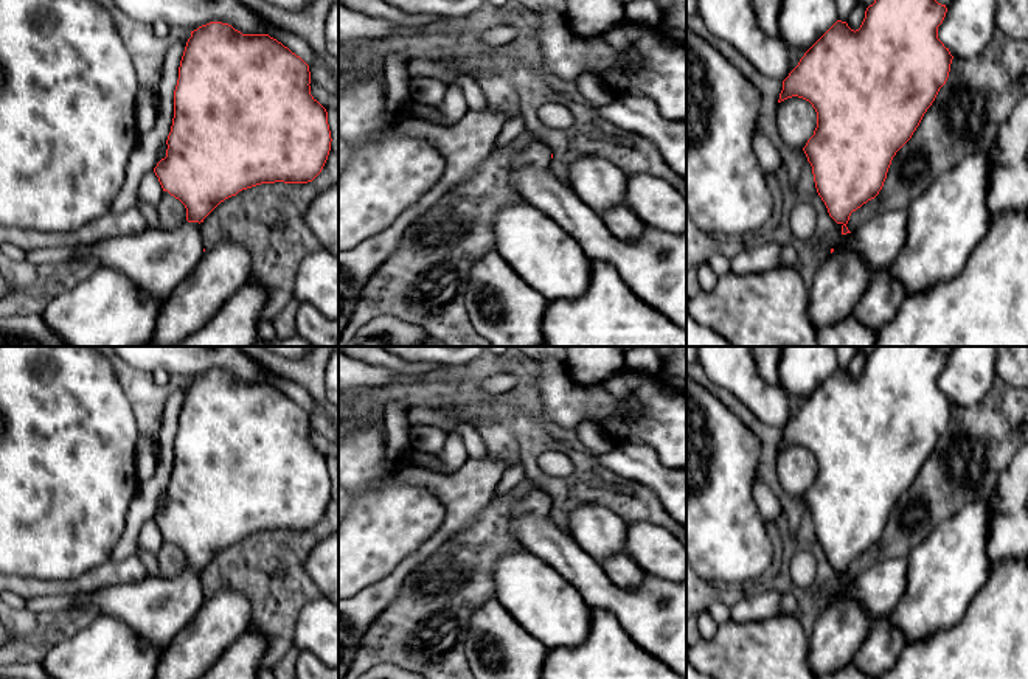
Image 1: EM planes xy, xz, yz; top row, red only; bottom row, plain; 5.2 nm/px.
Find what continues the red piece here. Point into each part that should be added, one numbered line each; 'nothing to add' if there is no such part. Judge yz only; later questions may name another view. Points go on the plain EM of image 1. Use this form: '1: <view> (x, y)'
1: yz (879, 589)

